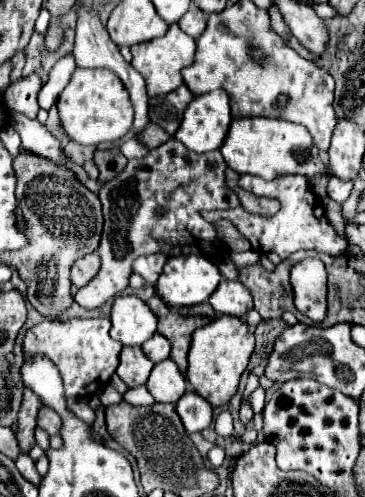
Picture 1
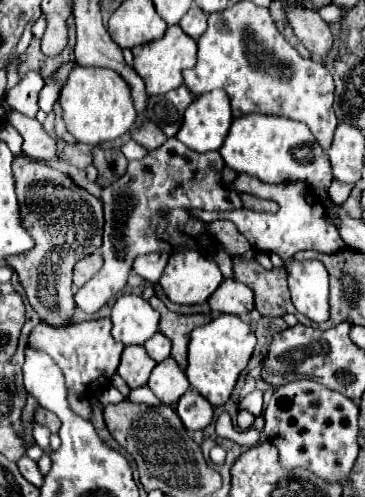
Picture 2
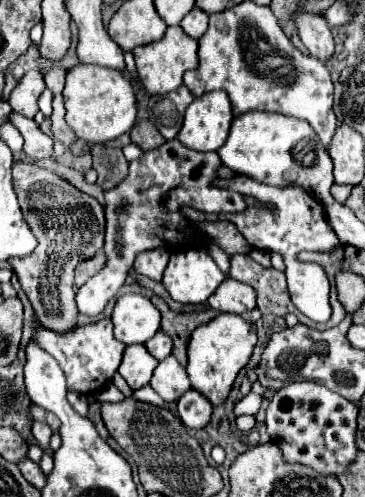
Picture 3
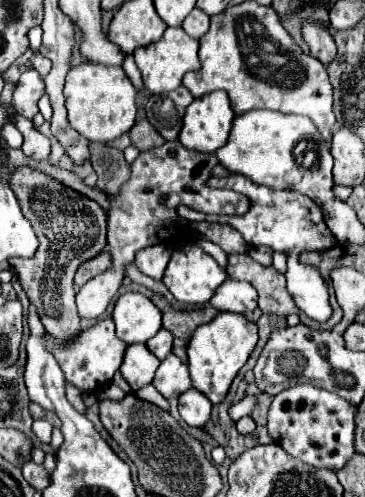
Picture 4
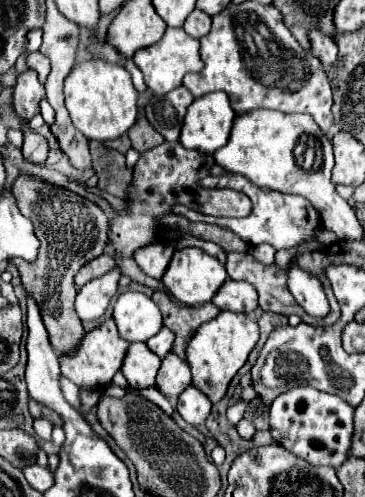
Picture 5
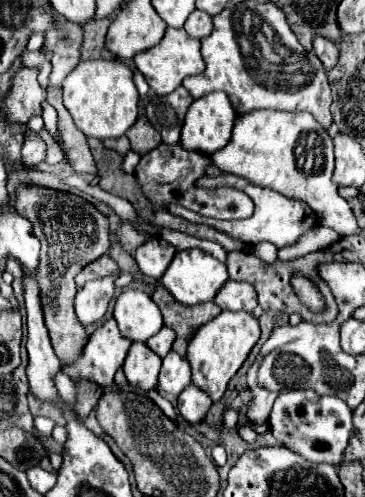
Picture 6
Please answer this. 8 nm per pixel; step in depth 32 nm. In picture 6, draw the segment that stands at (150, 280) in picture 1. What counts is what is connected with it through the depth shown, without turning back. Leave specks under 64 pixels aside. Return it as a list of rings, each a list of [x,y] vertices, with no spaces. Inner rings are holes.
[[[152,238],[136,250],[134,258],[146,276],[152,276],[158,280],[158,278],[162,278],[168,264],[172,262],[174,252],[176,252],[176,248],[172,244],[160,240],[160,238]]]

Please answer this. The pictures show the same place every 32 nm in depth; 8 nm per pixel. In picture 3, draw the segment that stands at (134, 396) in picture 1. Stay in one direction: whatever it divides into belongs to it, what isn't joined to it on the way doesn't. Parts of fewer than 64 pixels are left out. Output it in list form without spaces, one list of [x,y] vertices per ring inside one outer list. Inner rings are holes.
[[[144,386],[144,388],[136,390],[136,392],[132,392],[132,398],[134,398],[134,400],[140,400],[140,402],[150,402],[150,404],[166,406],[166,404],[160,400],[160,396],[158,396],[150,386]]]

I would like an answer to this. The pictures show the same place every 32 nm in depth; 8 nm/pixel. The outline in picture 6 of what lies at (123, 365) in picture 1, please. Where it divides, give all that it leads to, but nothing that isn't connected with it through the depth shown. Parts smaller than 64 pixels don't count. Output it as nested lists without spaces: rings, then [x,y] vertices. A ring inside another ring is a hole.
[[[132,342],[122,370],[130,386],[152,390],[156,388],[156,382],[158,382],[160,364],[162,364],[160,356],[154,354],[144,342]]]

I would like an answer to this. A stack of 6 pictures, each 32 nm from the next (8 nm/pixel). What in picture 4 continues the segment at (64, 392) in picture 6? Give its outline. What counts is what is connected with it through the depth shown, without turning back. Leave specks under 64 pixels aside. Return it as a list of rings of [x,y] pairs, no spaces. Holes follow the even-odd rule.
[[[66,384],[66,398],[68,398],[68,402],[78,410],[78,412],[82,412],[82,414],[86,414],[86,406],[84,406],[84,400],[82,400],[82,394],[80,394],[80,390],[76,390],[74,386],[70,386],[70,384]]]

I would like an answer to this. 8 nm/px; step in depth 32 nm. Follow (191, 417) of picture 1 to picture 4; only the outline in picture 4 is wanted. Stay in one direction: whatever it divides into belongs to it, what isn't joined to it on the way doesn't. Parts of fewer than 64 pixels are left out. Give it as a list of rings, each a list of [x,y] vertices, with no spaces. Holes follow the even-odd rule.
[[[188,388],[178,400],[178,412],[188,426],[204,428],[204,424],[210,420],[212,404],[202,392],[198,392],[196,388]]]

